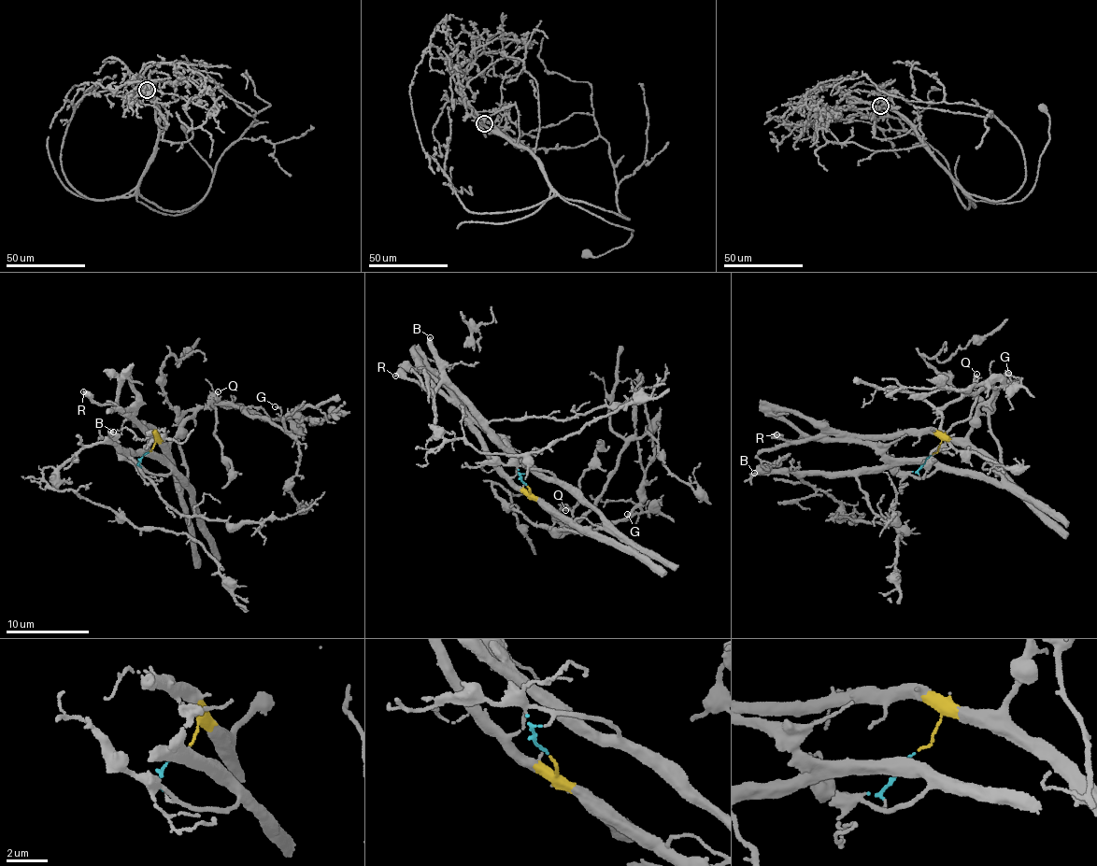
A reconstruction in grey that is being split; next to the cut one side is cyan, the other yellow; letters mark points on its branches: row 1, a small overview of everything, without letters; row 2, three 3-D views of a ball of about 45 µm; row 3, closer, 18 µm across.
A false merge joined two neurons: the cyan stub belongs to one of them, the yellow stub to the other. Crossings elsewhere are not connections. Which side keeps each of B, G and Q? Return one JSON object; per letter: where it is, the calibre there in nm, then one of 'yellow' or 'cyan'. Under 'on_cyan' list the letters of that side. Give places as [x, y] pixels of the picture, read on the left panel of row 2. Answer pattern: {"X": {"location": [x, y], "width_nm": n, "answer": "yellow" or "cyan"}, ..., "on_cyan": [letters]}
{"B": {"location": [113, 432], "width_nm": 440, "answer": "cyan"}, "G": {"location": [275, 406], "width_nm": 120, "answer": "yellow"}, "Q": {"location": [218, 391], "width_nm": 110, "answer": "yellow"}, "on_cyan": ["B"]}

